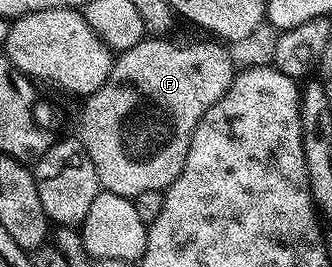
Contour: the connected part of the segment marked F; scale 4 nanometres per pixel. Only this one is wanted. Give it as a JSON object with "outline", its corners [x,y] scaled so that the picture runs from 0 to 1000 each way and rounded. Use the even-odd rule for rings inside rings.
{"outline":[[[437,139],[413,169],[401,169],[401,184],[367,195],[343,225],[316,318],[304,318],[304,333],[292,333],[274,356],[259,360],[256,382],[247,390],[244,449],[250,446],[250,479],[232,491],[232,506],[235,517],[247,521],[256,558],[268,573],[268,603],[280,603],[280,633],[292,633],[298,697],[313,715],[386,738],[404,738],[413,723],[437,723],[437,708],[500,715],[506,693],[539,659],[557,618],[557,588],[569,573],[569,543],[581,528],[581,498],[593,483],[593,453],[605,453],[605,438],[617,438],[617,408],[630,408],[681,348],[711,288],[708,221],[681,191],[687,180],[669,157],[563,161],[548,176],[545,165],[512,161],[509,150],[512,142],[503,139]]]}

